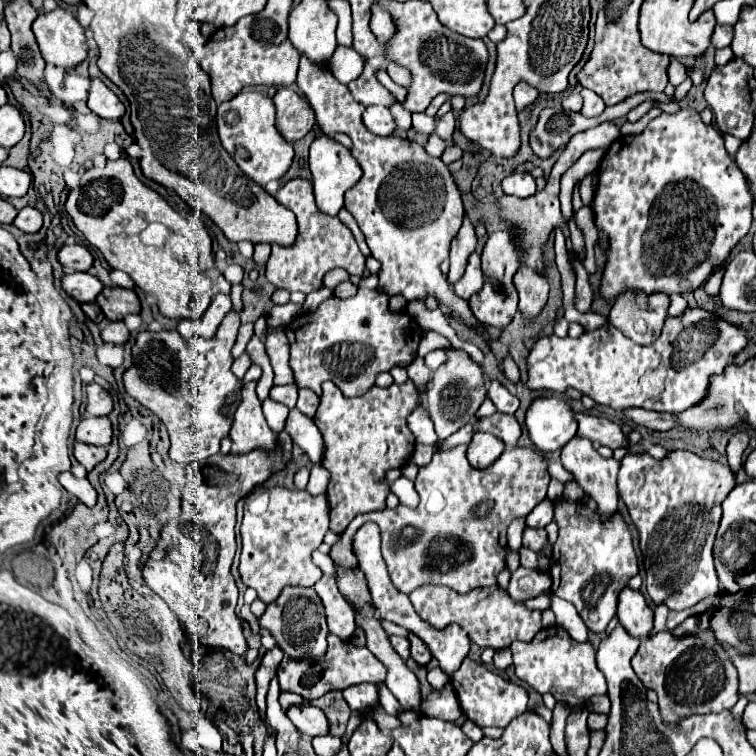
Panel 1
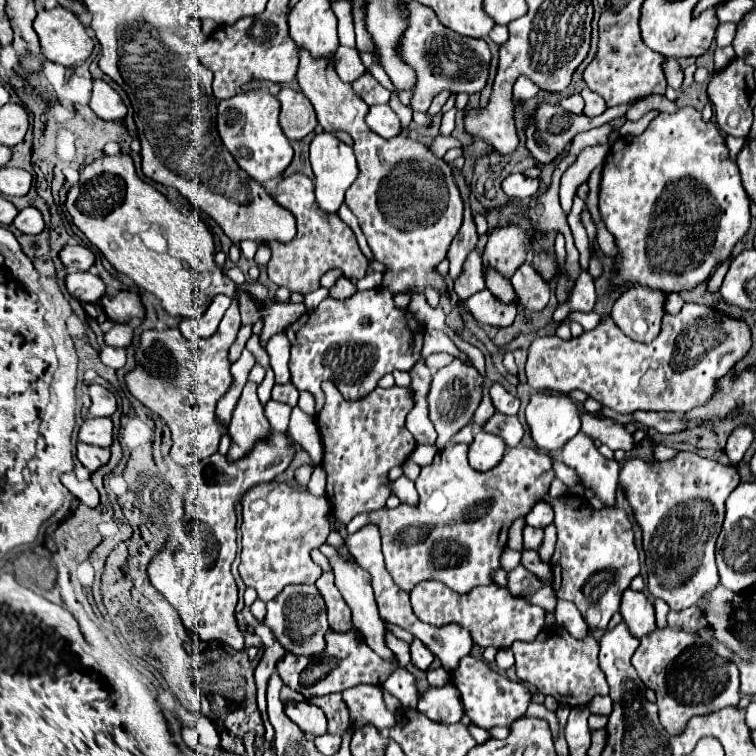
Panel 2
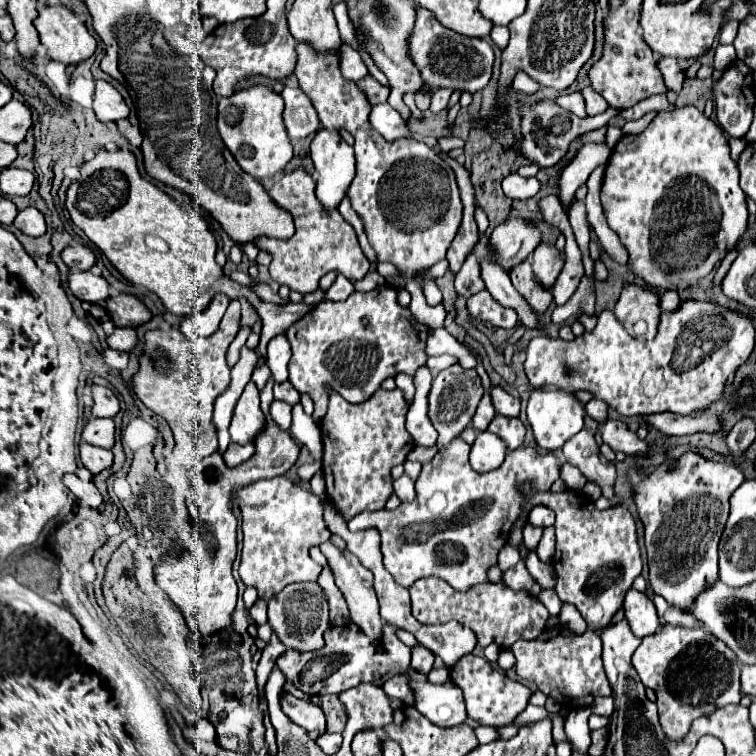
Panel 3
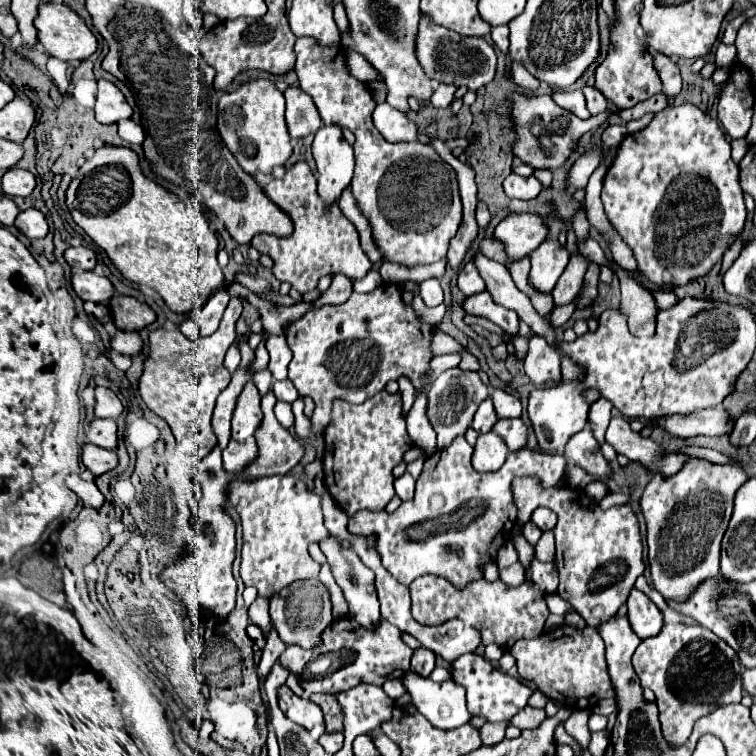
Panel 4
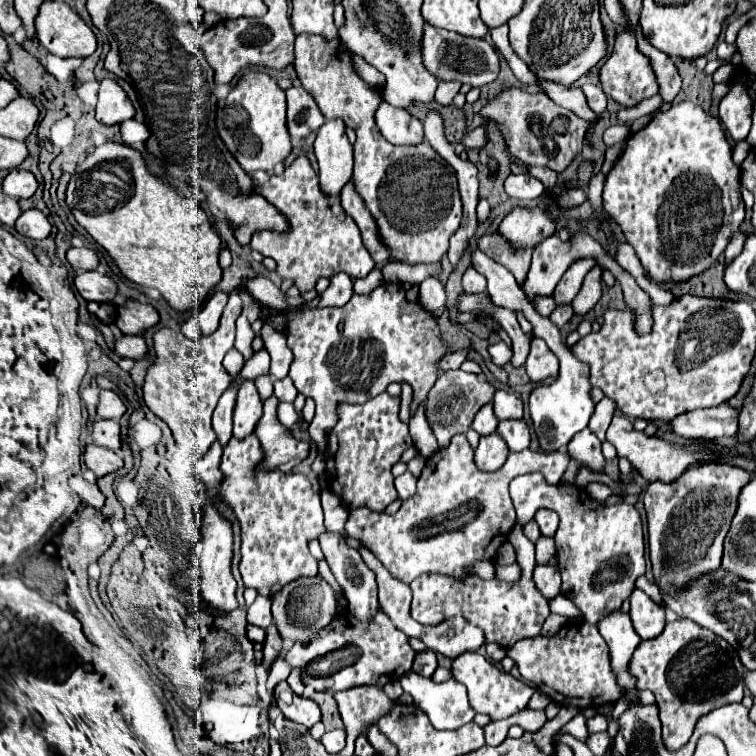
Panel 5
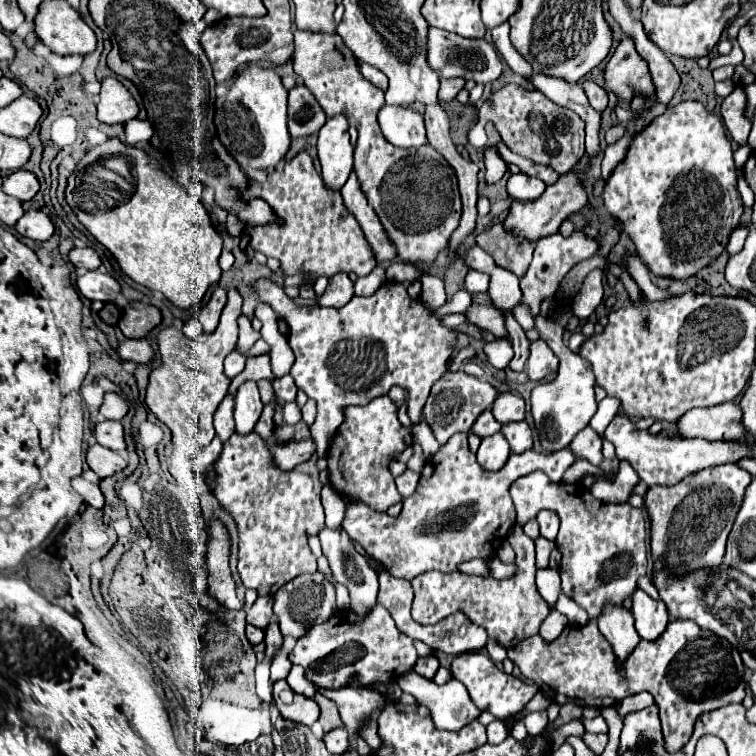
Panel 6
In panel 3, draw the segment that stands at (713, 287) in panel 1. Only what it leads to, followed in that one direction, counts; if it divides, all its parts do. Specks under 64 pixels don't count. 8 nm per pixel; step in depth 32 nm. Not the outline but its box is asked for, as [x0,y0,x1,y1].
[714,250,738,286]

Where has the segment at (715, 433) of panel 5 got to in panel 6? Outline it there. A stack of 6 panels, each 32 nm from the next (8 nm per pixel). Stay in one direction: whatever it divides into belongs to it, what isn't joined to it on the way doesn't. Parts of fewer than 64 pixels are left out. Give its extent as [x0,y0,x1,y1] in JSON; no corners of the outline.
[676,402,744,440]

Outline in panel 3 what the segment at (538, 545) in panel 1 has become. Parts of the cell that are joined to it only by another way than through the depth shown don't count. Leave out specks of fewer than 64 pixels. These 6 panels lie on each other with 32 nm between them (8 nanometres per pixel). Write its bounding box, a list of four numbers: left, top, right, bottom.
[524,524,542,550]

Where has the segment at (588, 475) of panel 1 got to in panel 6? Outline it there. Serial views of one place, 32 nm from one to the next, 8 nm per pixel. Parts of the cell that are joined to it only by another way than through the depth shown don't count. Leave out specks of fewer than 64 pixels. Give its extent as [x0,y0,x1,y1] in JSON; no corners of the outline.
[570,426,604,466]

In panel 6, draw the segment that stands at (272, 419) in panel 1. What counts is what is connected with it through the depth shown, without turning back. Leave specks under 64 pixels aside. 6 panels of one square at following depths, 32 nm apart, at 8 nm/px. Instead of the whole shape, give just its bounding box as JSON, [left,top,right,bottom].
[282,404,302,426]

